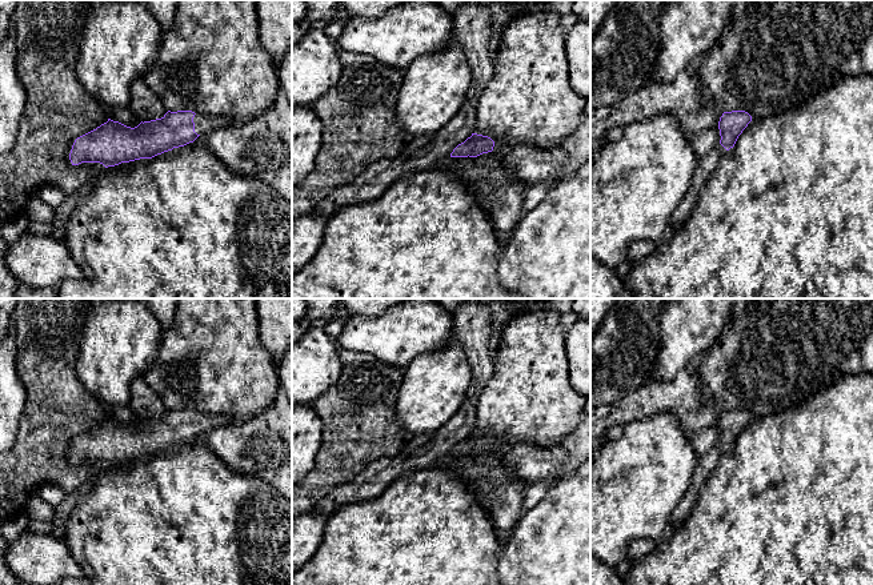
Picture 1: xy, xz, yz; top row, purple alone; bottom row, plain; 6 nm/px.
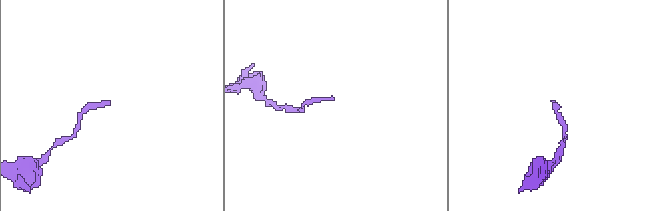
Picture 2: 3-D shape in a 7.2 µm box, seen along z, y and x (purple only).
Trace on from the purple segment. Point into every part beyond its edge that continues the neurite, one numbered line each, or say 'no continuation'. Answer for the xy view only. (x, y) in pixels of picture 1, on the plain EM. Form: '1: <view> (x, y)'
1: xy (203, 423)

